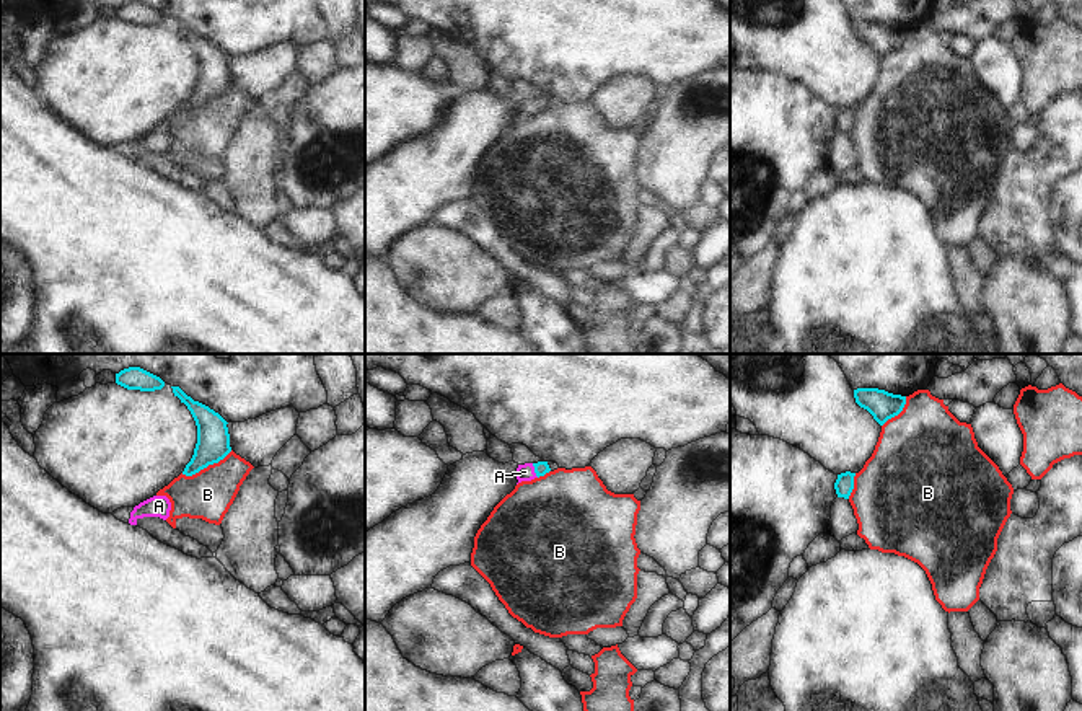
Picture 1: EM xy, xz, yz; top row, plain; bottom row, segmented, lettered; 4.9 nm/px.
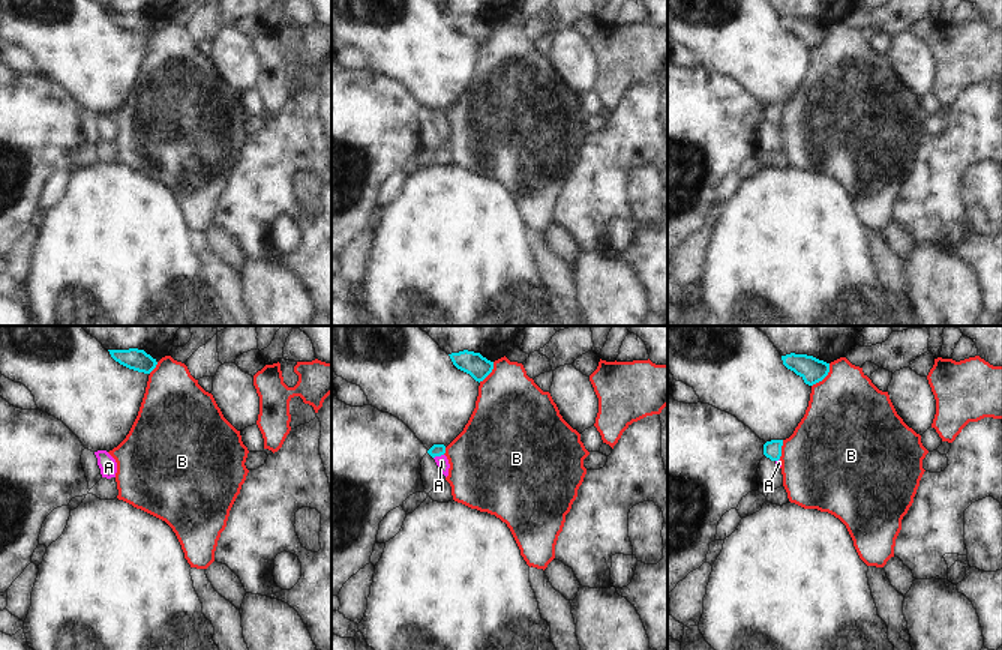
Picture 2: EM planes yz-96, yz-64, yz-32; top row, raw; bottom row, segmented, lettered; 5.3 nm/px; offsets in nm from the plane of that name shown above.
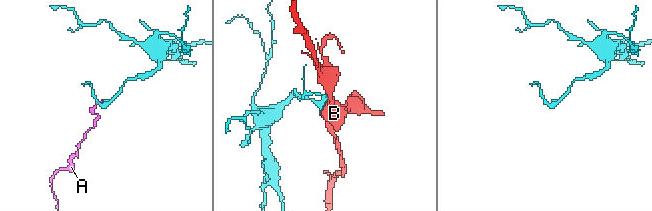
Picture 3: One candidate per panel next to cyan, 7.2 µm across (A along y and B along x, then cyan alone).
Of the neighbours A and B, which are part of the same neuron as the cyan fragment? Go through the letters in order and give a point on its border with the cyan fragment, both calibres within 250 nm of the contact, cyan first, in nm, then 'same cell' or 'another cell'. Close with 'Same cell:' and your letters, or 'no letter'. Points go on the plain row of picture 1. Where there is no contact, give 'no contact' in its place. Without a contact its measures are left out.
A: xz (535, 105) | 70/80 nm | same cell
B: xy (206, 101) | 160/240 nm | another cell
Same cell: A

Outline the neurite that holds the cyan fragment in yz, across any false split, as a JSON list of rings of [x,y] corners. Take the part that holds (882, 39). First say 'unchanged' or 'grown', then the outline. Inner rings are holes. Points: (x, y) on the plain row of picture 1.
unchanged | [[[857,23],[854,24],[854,33],[855,38],[867,44],[880,60],[898,51],[906,39],[906,31],[878,23]]]

